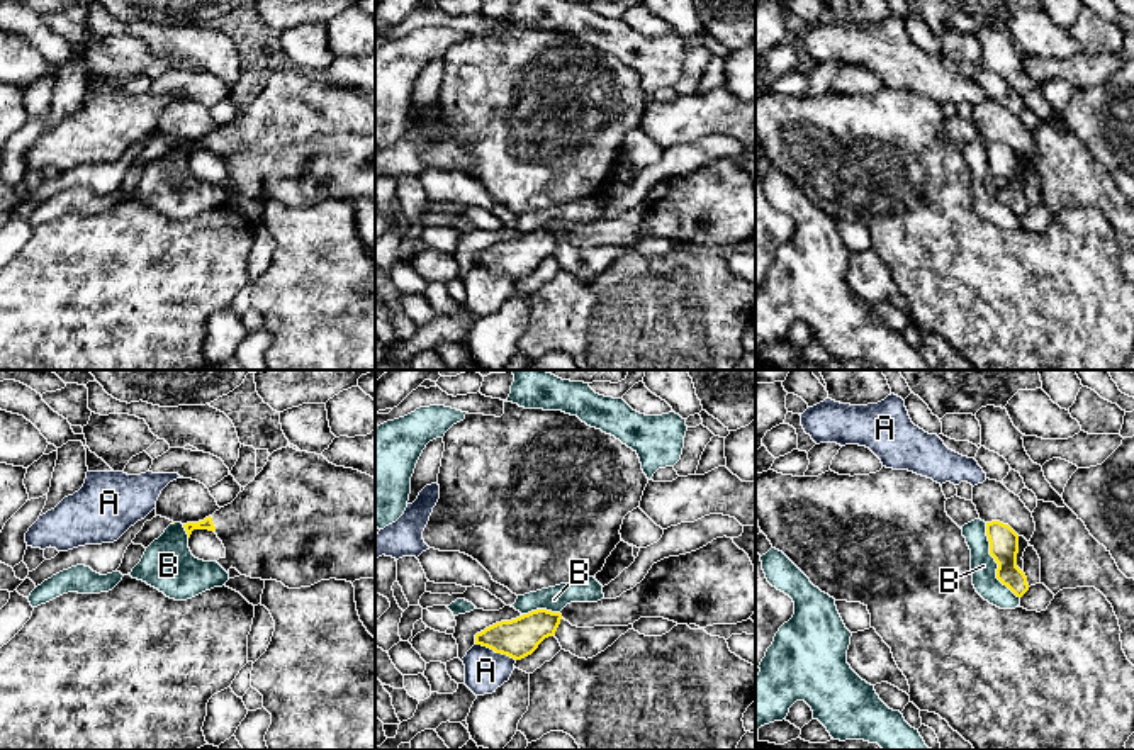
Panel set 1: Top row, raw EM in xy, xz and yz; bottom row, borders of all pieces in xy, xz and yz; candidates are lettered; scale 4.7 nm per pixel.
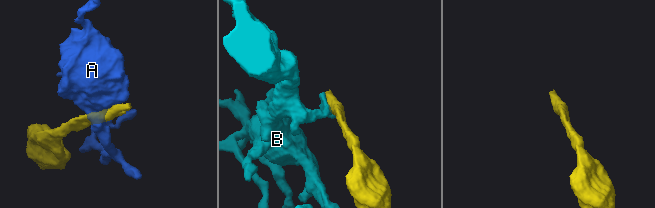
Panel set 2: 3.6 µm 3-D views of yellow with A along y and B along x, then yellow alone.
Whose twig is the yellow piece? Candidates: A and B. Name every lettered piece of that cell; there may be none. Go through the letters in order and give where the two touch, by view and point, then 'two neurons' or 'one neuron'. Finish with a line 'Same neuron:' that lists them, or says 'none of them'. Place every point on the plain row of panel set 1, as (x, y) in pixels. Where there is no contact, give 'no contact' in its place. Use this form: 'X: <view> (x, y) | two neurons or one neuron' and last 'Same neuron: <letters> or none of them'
A: xz (496, 272) | two neurons
B: yz (995, 180) | two neurons
Same neuron: none of them

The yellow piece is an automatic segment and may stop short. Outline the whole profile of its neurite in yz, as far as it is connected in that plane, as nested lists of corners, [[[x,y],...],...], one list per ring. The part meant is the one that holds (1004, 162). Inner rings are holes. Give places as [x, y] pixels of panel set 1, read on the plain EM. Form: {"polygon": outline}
{"polygon": [[[1000,141],[986,143],[990,175],[998,183],[996,199],[1017,217],[1029,210],[1025,193],[1017,187],[1019,154]]]}

